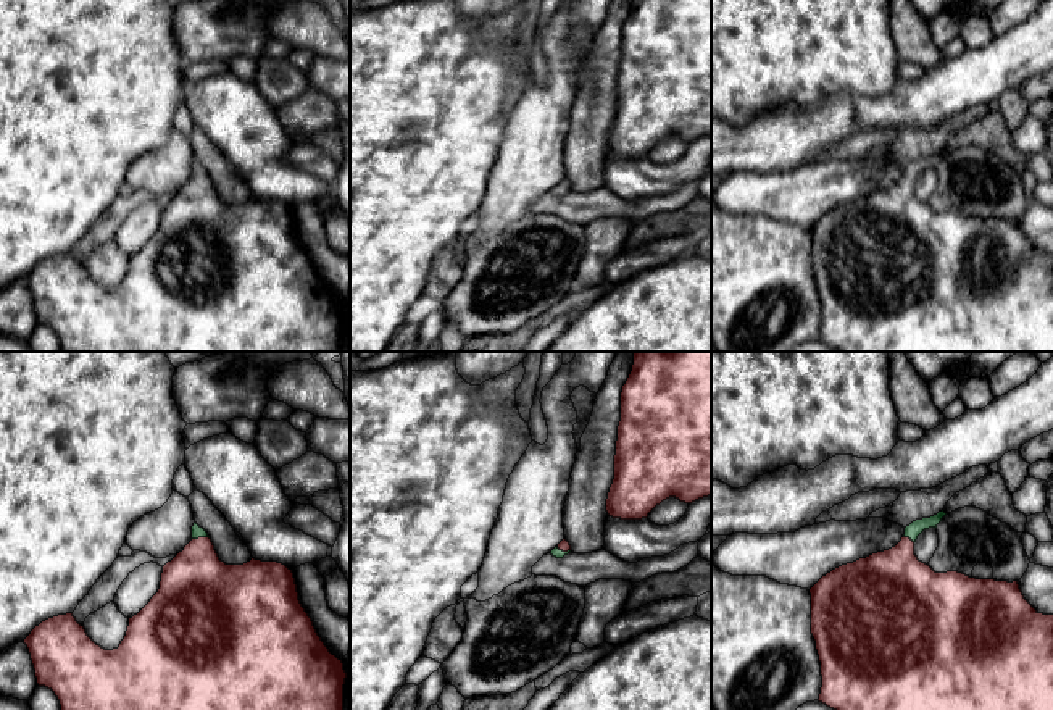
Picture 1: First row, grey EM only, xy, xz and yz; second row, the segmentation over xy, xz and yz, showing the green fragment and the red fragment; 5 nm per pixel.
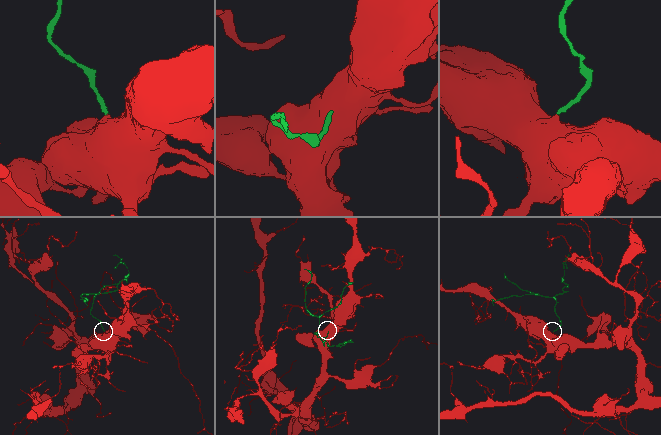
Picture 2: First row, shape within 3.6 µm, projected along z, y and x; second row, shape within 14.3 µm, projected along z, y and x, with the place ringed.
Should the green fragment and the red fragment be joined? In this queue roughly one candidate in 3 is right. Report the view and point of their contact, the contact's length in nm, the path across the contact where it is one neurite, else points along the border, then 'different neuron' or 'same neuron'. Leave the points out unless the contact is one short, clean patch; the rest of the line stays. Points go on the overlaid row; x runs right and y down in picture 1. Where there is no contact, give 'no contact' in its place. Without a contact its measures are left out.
meets green in xy at (200, 536); contact 90 nm long; runs through xy (197, 531), (200, 536), (195, 586); same neuron

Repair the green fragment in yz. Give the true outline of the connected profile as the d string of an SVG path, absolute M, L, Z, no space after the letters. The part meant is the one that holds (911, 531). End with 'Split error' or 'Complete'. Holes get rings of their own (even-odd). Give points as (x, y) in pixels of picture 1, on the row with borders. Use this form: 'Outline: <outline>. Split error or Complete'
Outline: M947 513L913 521L901 541L884 552L842 565L822 576L811 589L811 634L821 662L819 702L834 710L1053 710L1053 615L1038 613L1022 595L1018 581L976 579L958 571L935 573L914 555L918 536L937 528Z. Split error

